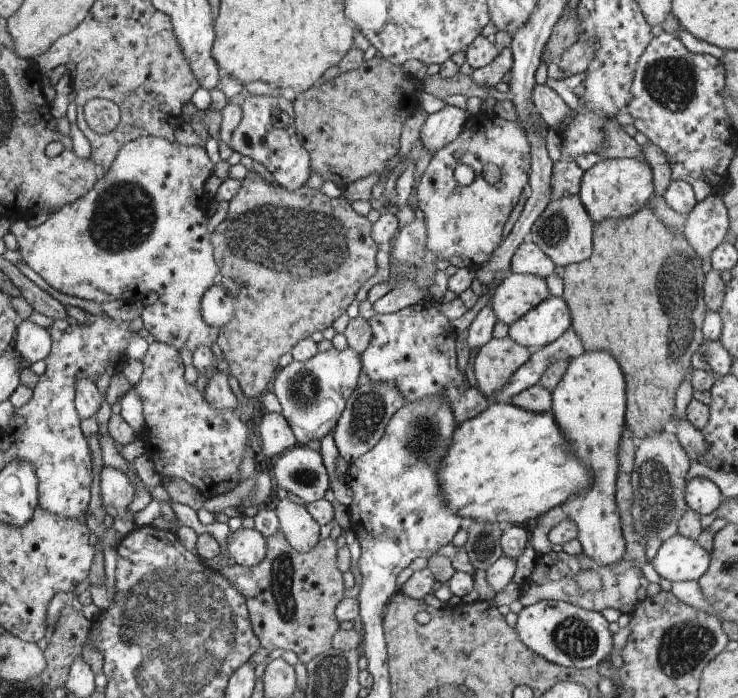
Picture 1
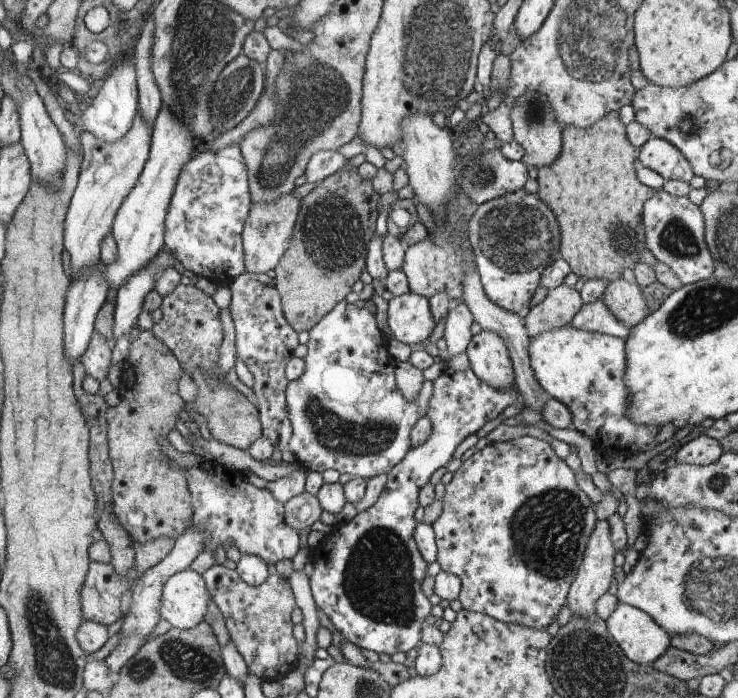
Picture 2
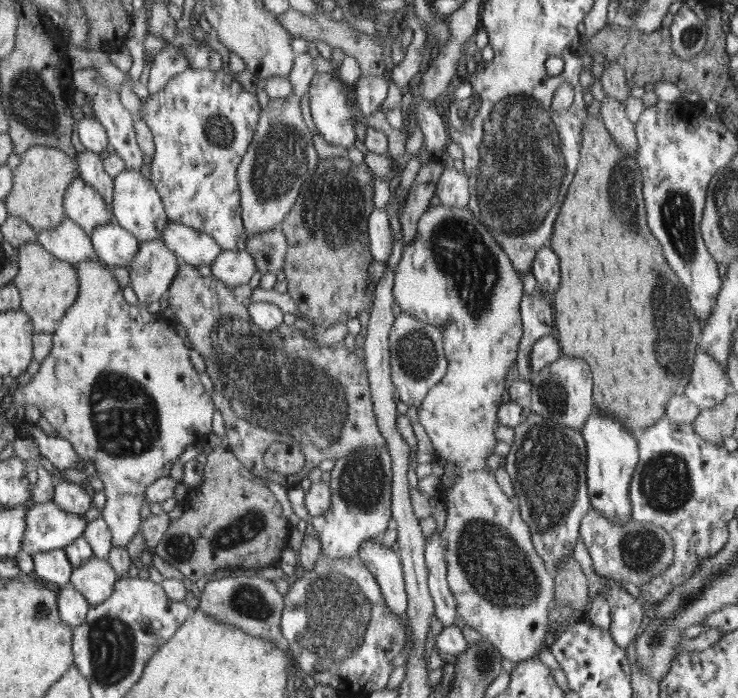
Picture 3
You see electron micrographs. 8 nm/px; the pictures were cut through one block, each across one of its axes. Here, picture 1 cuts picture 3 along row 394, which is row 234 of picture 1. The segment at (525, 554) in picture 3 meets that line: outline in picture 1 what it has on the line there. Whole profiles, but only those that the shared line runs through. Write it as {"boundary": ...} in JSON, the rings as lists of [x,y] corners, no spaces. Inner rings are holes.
{"boundary":[[[482,114],[482,116],[478,116],[478,120],[474,120],[474,128],[466,128],[466,131],[462,131],[456,140],[453,140],[452,143],[442,148],[441,151],[438,151],[428,164],[423,176],[419,178],[416,183],[416,194],[418,199],[418,206],[421,212],[424,214],[424,222],[427,228],[427,237],[425,240],[425,247],[429,250],[430,256],[436,256],[439,260],[448,260],[452,265],[456,266],[456,268],[469,268],[469,269],[479,269],[482,268],[484,262],[488,262],[493,256],[493,252],[497,250],[499,244],[502,242],[502,231],[504,230],[504,224],[508,220],[508,216],[510,216],[510,212],[516,204],[518,204],[518,200],[520,200],[520,196],[522,196],[522,190],[524,190],[524,186],[528,184],[528,170],[531,169],[530,164],[530,145],[528,144],[529,140],[526,140],[526,136],[524,136],[524,130],[516,121],[507,121],[502,117],[498,116],[490,116],[489,114]],[[490,162],[496,164],[501,172],[500,181],[496,184],[489,184],[481,175],[482,166],[486,166],[486,164],[490,164]],[[458,164],[468,164],[476,170],[476,176],[474,177],[473,182],[470,185],[460,185],[456,178],[454,177],[454,168]]]}

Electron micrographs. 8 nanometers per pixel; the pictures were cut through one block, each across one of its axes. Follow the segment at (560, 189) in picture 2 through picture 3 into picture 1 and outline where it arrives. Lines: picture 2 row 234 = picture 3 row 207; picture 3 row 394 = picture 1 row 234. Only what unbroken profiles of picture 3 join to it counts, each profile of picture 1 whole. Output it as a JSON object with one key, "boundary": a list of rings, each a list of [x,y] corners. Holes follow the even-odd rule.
{"boundary":[[[647,206],[632,216],[594,224],[593,252],[590,260],[564,267],[562,297],[573,312],[573,329],[581,337],[583,349],[606,351],[620,365],[626,383],[625,426],[638,446],[646,437],[662,432],[672,424],[676,390],[691,368],[692,354],[704,341],[702,329],[708,311],[703,297],[705,275],[699,256],[682,233],[673,233]]]}

